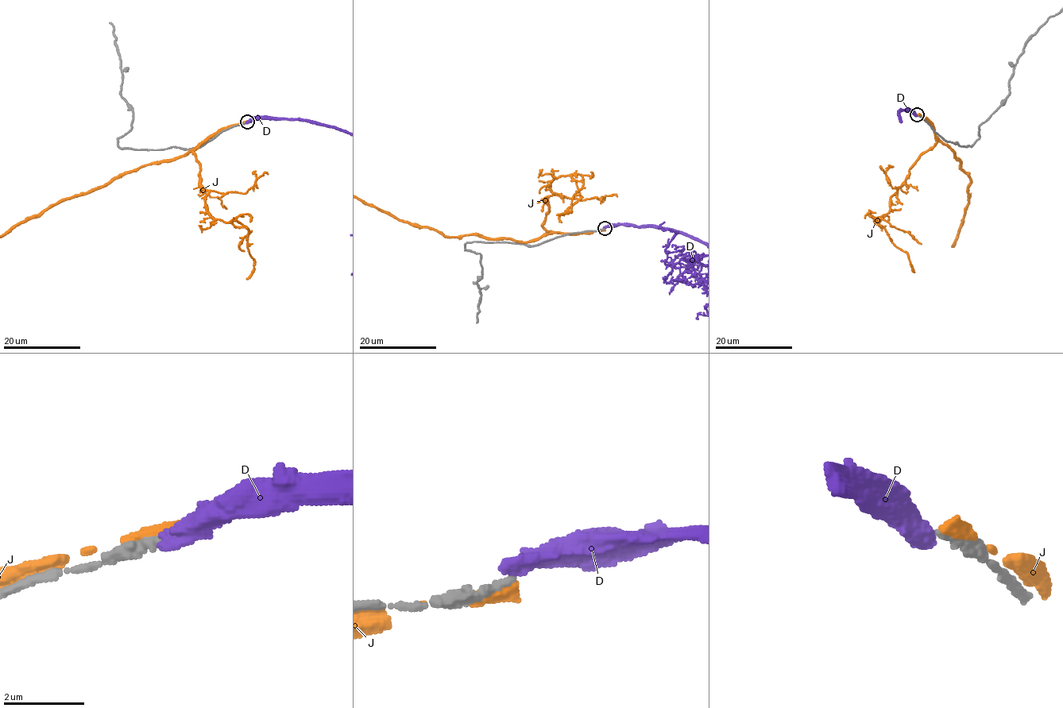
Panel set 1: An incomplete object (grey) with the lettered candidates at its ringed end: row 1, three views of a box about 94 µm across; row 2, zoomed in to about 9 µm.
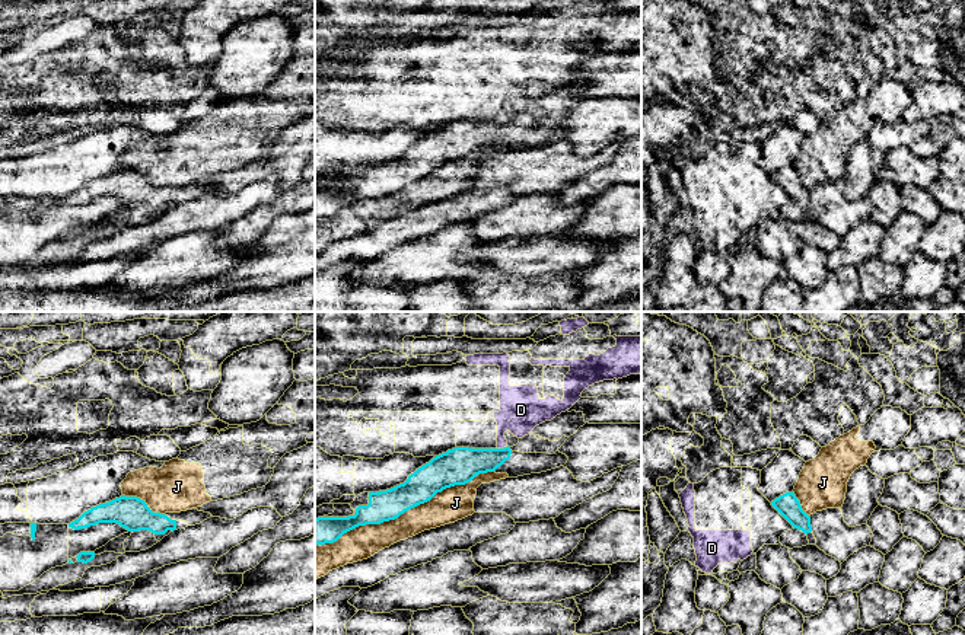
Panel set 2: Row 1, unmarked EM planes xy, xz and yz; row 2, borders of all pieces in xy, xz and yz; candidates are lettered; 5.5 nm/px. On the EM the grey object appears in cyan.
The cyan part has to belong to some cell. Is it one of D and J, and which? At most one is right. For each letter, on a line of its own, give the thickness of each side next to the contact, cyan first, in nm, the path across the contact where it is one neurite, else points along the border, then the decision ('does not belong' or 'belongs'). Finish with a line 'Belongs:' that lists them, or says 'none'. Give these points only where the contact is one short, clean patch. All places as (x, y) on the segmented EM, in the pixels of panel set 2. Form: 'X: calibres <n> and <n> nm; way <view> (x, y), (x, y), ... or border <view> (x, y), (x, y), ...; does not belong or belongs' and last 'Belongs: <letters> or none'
D: calibres 200 and 240 nm; border xz (508, 446), (497, 449); does not belong
J: calibres 170 and 180 nm; does not belong
Belongs: none

